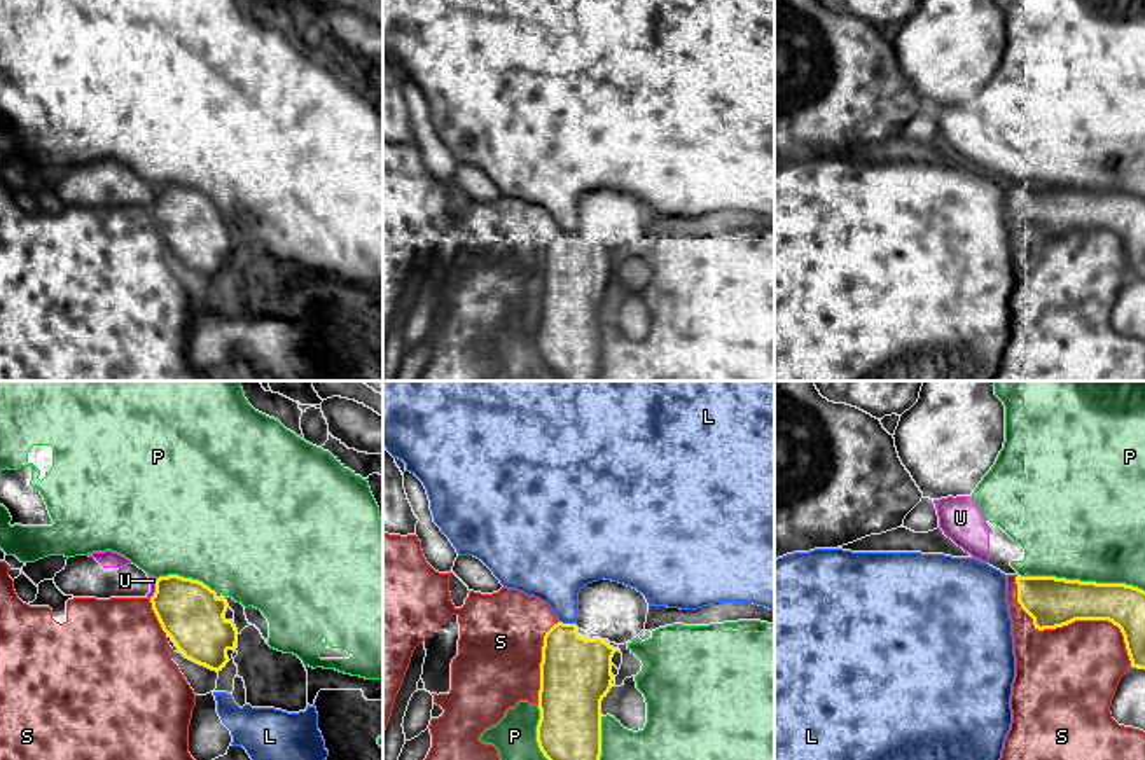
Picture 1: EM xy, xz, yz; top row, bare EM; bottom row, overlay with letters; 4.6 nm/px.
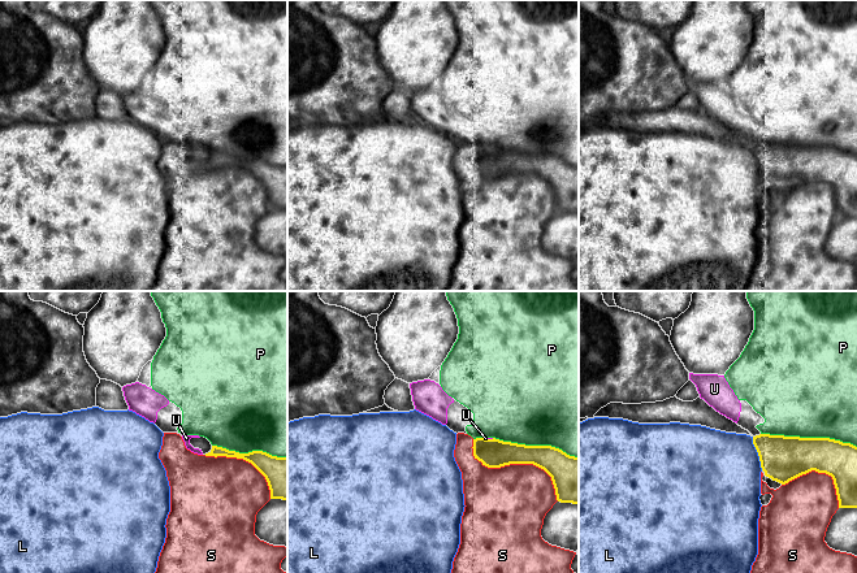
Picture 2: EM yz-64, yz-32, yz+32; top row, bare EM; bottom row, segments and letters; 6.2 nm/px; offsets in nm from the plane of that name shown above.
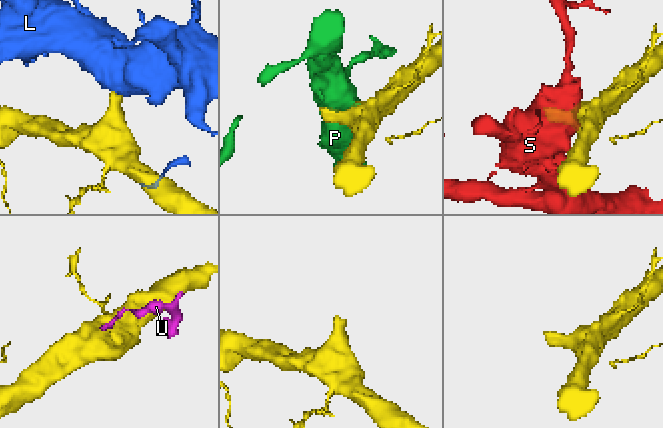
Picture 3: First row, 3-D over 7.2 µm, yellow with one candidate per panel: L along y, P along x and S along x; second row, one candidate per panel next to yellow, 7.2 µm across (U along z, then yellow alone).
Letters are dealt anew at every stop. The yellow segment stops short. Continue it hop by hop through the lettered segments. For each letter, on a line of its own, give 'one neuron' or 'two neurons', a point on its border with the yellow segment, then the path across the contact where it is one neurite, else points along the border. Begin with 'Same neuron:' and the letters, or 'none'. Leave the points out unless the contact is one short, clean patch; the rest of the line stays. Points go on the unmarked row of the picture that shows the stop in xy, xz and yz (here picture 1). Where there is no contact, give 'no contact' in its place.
Same neuron: none
L: two neurons; contact xz (567, 233)
P: two neurons; contact yz (1079, 189)
S: two neurons; contact yz (1072, 229)
U: two neurons; contact xy (156, 198)

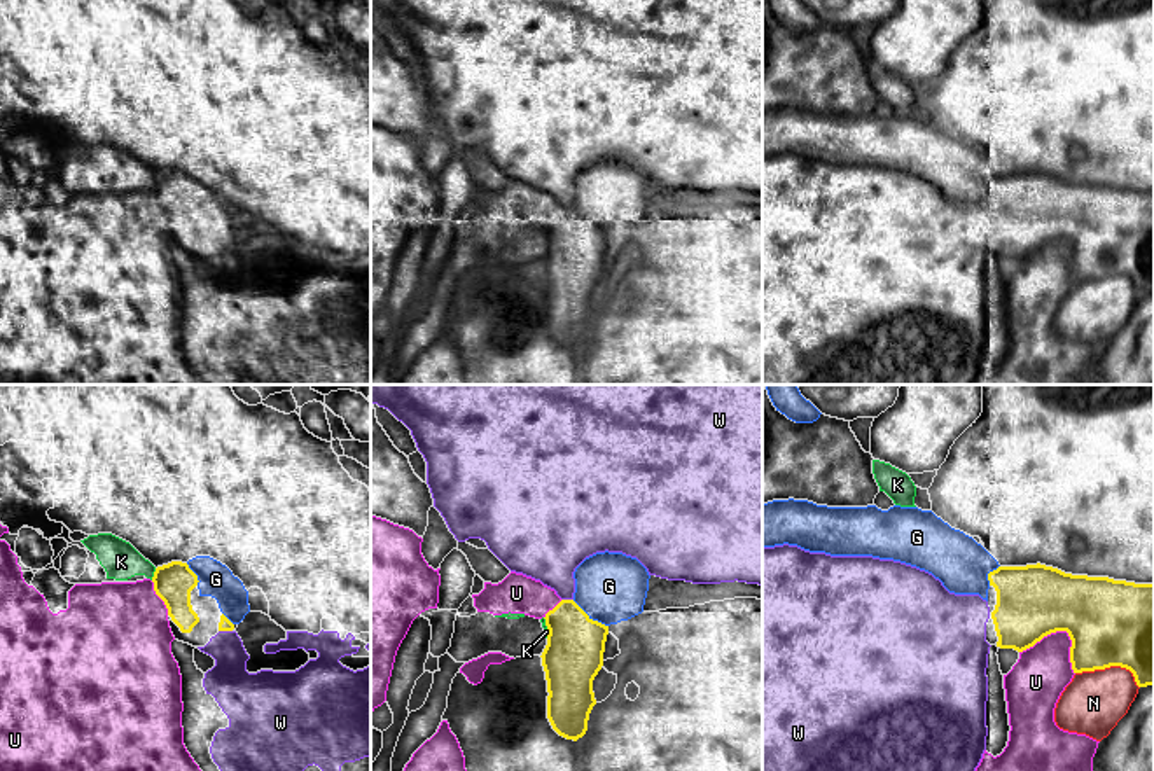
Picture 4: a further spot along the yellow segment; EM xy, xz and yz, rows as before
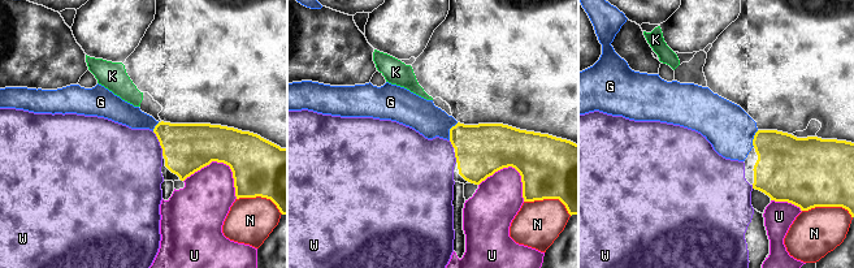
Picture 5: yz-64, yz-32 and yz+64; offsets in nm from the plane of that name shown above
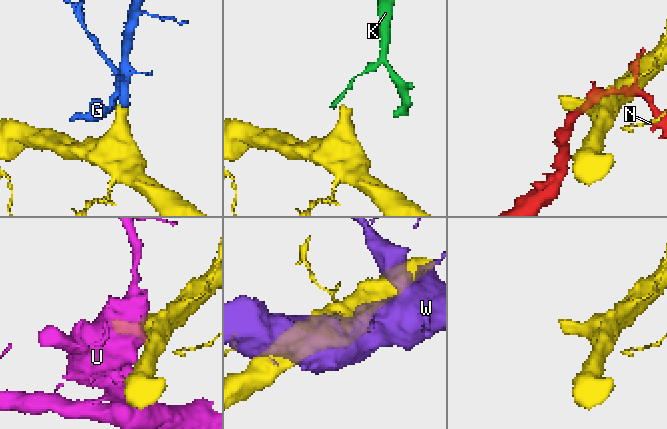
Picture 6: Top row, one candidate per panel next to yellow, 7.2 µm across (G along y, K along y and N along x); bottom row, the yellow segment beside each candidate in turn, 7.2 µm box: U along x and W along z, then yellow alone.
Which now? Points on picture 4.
Same neuron: G
G: one neuron; contact xz (588, 224)
K: two neurons; contact xy (154, 182)
N: two neurons; contact yz (1111, 273)
U: two neurons; contact yz (1063, 238)
W: two neurons; contact xy (226, 238)

